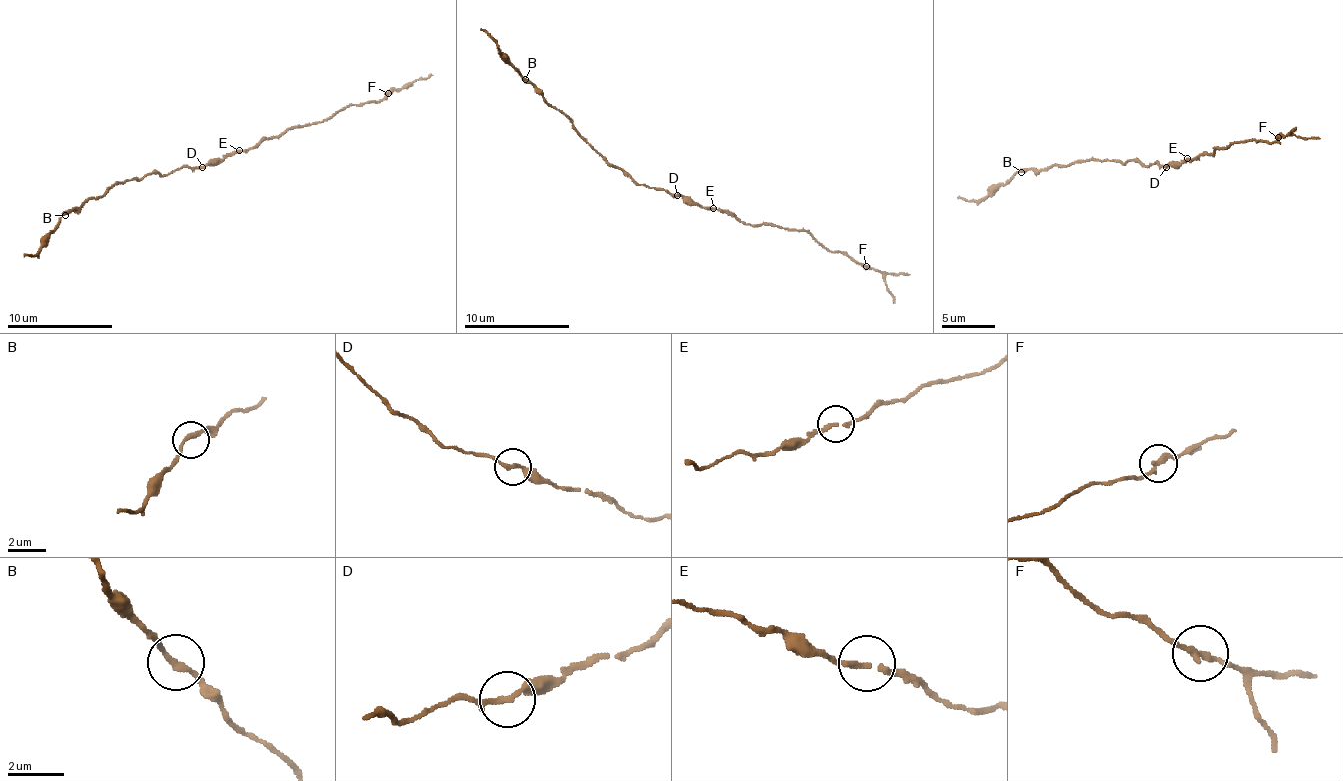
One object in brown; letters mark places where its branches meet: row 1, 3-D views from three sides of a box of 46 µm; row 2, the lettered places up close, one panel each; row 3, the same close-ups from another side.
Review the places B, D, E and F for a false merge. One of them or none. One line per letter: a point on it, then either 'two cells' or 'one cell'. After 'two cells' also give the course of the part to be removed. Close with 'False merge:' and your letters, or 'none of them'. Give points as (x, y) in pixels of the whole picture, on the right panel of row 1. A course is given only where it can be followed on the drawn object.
B: (1021, 172) | one cell
D: (1166, 167) | one cell
E: (1187, 158) | one cell
F: (1278, 137) | one cell
False merge: none of them

